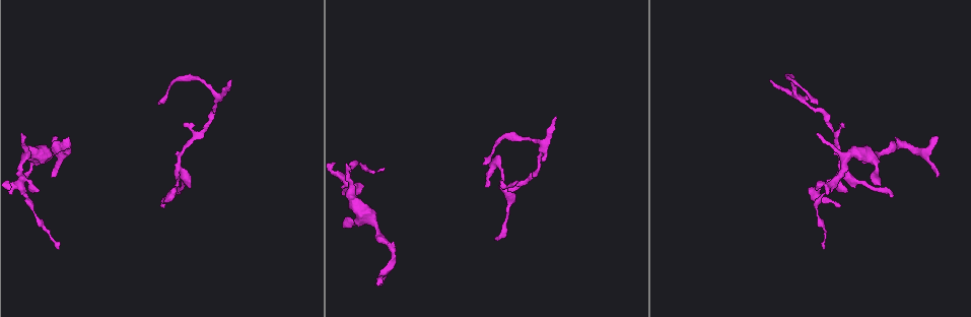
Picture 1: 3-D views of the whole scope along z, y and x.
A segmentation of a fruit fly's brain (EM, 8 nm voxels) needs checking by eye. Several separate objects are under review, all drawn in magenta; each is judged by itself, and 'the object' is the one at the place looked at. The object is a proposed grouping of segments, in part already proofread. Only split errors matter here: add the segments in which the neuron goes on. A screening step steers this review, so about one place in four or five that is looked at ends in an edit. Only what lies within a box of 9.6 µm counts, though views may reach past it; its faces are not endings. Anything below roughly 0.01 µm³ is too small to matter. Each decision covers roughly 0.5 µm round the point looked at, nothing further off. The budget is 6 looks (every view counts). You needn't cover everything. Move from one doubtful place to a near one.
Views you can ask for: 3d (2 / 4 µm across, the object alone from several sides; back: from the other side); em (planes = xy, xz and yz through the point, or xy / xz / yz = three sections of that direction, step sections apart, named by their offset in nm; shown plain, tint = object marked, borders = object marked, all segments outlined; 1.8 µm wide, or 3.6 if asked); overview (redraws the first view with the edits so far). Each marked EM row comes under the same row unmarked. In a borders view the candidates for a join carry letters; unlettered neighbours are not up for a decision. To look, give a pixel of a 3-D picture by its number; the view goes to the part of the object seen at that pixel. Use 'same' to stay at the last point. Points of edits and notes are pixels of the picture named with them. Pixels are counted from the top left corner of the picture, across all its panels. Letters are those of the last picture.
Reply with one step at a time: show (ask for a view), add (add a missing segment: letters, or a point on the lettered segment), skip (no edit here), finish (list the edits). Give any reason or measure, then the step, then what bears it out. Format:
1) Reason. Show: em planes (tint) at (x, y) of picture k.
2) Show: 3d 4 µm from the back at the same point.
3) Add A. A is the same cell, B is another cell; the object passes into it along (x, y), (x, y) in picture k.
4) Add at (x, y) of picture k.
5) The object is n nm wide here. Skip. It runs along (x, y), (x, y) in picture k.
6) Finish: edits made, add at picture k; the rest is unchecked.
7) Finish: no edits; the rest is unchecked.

Abrupt turn. Show: em planes (borders) at (791, 78) of picture 1.

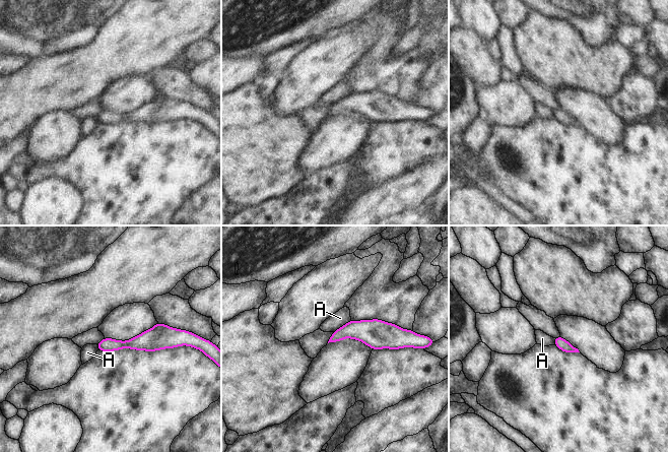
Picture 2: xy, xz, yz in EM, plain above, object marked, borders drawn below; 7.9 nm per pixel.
Skip. A is another cell; a border runs along (350, 319), (333, 332) in picture 2; no lettered segment goes on from it.

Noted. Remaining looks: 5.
Free end. Show: em xz step 16 (borders) at (938, 140) of picture 1.

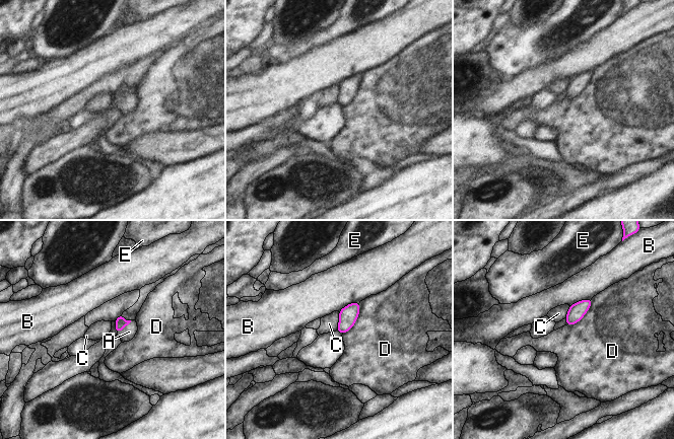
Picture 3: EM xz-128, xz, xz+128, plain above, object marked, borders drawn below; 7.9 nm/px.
Add A. A is the same cell, B, C, D and E are other cells; the object passes into it along (120, 321), (123, 328), (129, 332) in picture 3; it goes on there.

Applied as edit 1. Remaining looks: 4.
Show: overview.

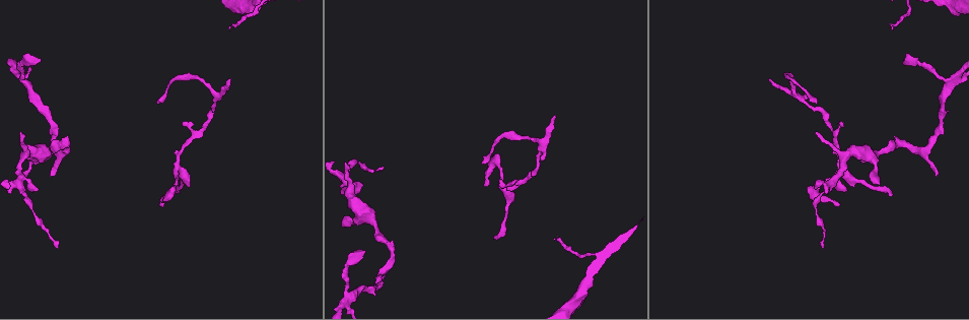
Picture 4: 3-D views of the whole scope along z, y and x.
Show: em xy step 8 (tint) at (38, 61) of picture 4.

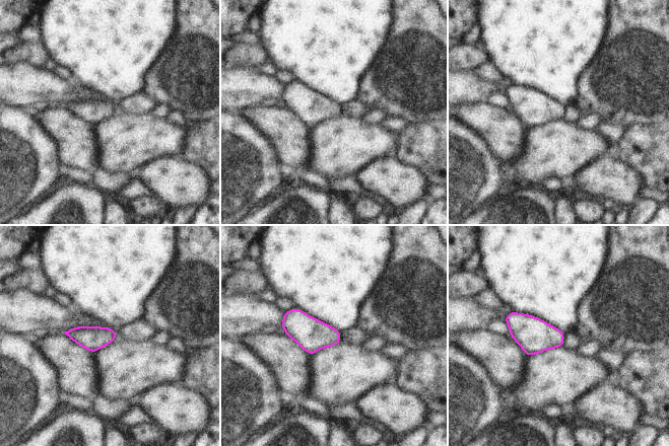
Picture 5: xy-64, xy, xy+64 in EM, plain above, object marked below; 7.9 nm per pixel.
Another direction. Show: em planes (borders) at the same point.

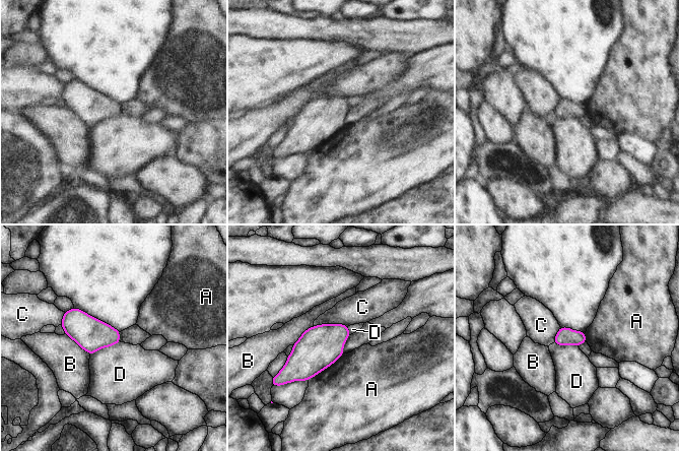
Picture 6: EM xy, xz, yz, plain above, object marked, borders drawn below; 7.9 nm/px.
Skip. A, B, C and D are other cells; a border runs along (120, 340), (90, 355) in picture 6; no lettered segment goes on from it.

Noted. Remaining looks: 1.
Finish: edits made, add at picture 3; the rest is unchecked.

